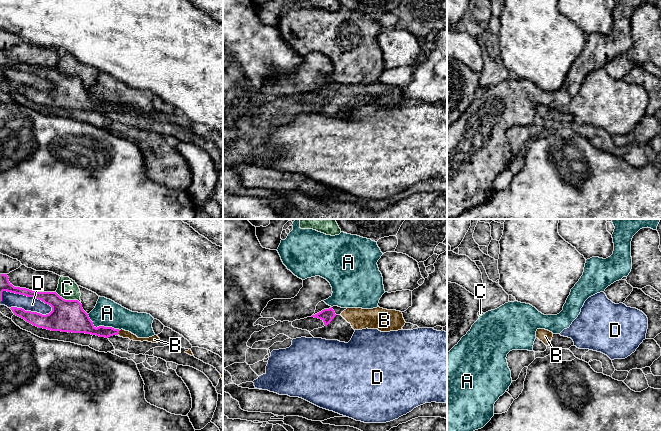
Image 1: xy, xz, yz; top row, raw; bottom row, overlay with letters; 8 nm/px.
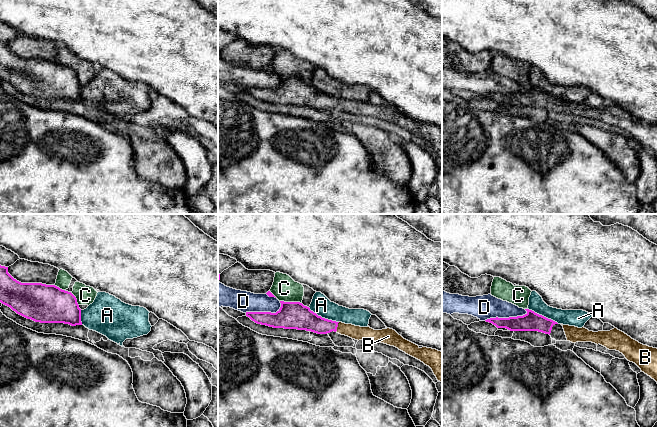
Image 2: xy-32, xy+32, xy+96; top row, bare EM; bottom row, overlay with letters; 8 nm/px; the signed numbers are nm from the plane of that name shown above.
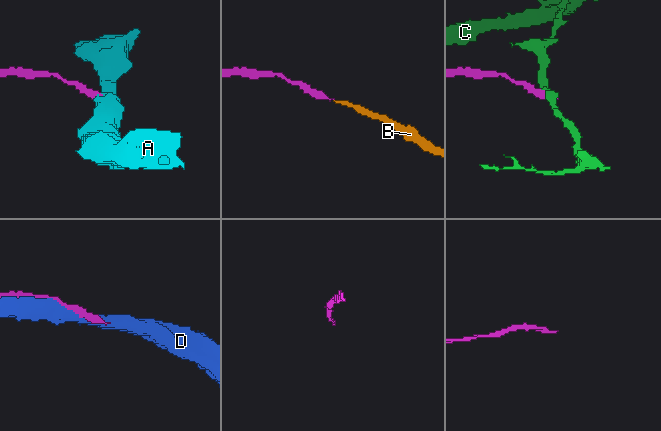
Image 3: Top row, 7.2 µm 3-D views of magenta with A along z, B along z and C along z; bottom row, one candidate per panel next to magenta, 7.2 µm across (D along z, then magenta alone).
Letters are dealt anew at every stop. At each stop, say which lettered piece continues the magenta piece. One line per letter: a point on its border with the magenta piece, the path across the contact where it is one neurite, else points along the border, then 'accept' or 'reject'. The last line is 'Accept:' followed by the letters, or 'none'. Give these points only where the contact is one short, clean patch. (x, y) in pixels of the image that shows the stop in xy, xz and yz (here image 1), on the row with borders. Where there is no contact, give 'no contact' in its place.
A: meets magenta in xy at (101, 326); reject
B: meets magenta in xy at (118, 332); runs through xy (88, 328), (94, 331), (118, 332), (122, 333); accept
C: meets magenta in xy at (68, 300); border along xy (55, 292), (65, 299), (76, 299), (80, 303); reject
D: meets magenta in xy at (28, 296); reject
Accept: B

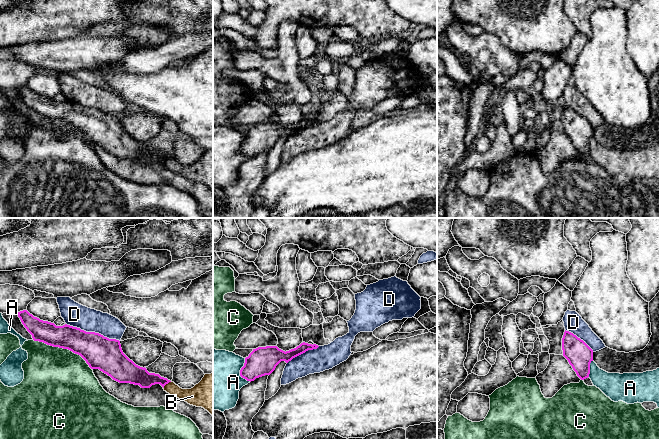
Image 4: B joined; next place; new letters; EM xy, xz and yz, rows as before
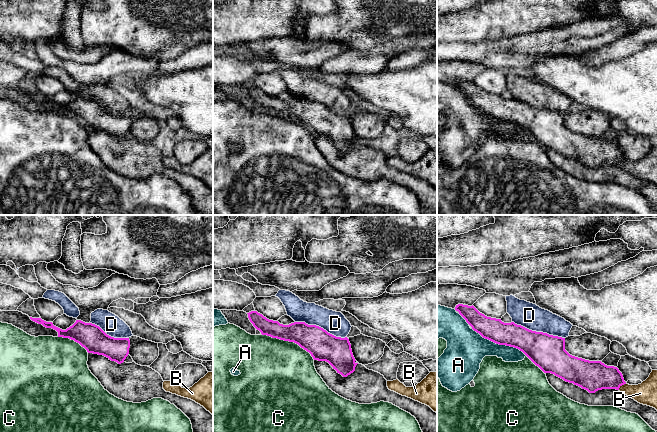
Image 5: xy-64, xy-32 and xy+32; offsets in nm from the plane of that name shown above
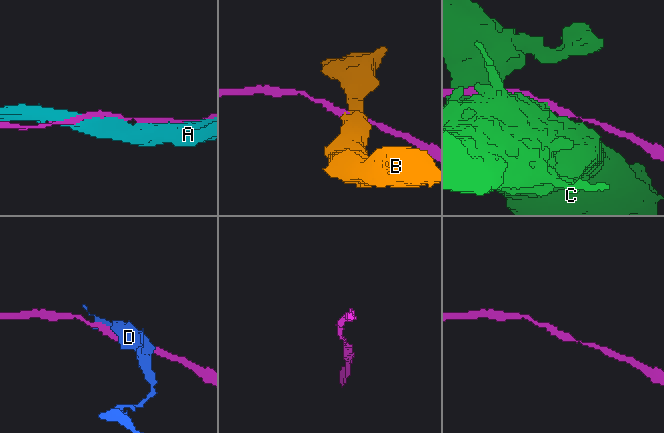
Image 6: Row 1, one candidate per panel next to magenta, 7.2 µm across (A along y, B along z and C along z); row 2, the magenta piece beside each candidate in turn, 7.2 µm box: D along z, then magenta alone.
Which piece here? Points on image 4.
A: meets magenta in xz at (240, 372); reject
B: meets magenta in xy at (166, 383); reject
C: meets magenta in xy at (63, 348); reject
D: meets magenta in xy at (93, 332); reject
Accept: none

